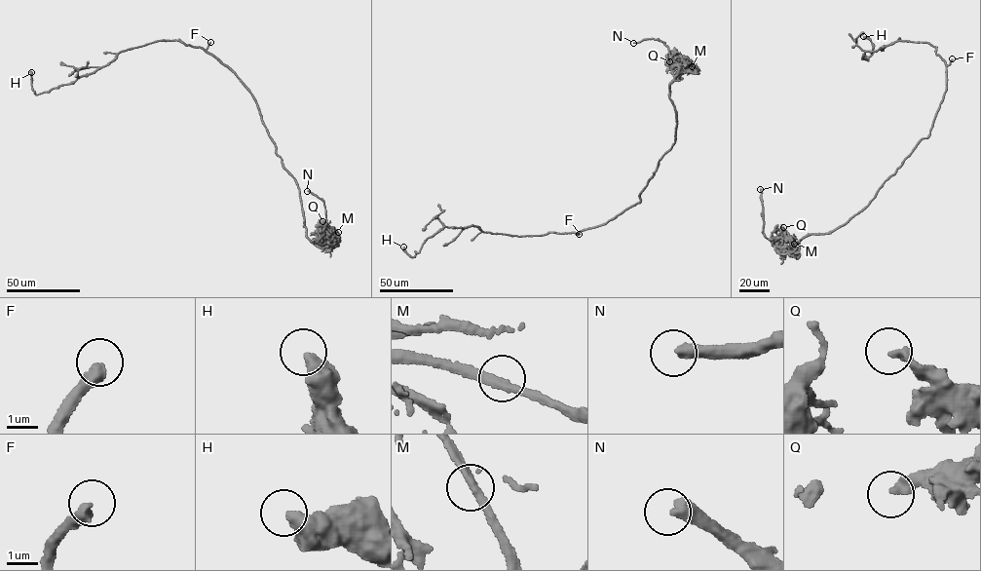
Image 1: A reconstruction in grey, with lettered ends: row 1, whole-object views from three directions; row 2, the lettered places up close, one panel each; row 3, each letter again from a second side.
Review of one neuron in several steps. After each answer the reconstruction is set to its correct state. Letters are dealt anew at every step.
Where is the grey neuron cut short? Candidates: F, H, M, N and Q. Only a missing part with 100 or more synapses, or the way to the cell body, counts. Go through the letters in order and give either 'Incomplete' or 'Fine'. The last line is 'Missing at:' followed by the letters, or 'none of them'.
F: Incomplete
H: Fine
M: Fine
N: Incomplete
Q: Fine
Missing at: F, N

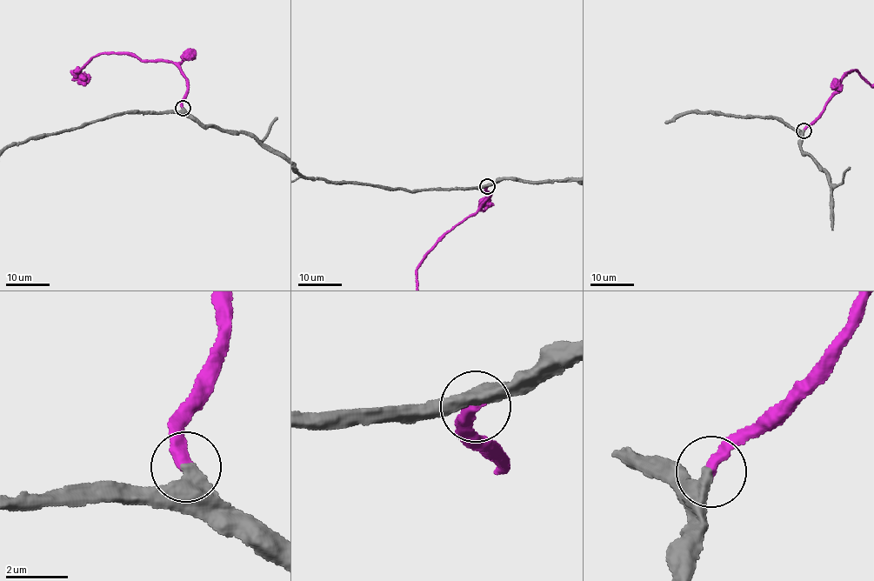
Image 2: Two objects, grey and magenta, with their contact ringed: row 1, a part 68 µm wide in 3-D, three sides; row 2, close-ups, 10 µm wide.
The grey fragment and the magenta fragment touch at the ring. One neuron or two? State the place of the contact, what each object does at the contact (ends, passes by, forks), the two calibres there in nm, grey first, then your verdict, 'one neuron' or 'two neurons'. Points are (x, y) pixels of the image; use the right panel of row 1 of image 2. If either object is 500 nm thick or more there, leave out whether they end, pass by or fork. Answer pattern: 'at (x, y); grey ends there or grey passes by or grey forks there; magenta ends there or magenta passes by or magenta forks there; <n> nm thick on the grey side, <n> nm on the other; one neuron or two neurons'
at (803, 130); 500 nm thick on the grey side, 400 nm on the other; one neuron

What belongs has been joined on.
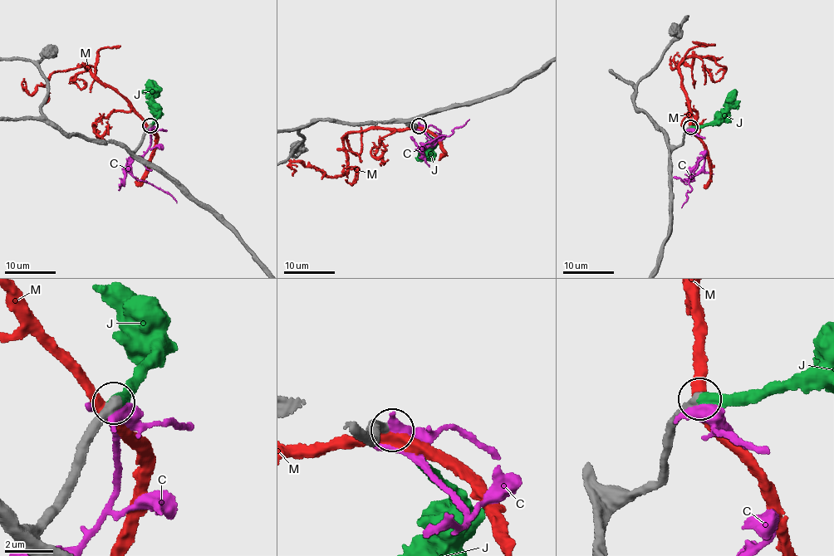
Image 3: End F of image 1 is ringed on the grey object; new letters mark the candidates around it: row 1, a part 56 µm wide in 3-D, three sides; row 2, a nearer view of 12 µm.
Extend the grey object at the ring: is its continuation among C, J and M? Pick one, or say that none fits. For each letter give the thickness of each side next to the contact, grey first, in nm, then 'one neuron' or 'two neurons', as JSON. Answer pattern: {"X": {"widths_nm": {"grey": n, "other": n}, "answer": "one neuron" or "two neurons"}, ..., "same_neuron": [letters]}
{"C": {"widths_nm": {"grey": 500, "other": 460}, "answer": "two neurons"}, "J": {"widths_nm": {"grey": 440, "other": 550}, "answer": "one neuron"}, "M": {"widths_nm": {"grey": 500, "other": 400}, "answer": "two neurons"}, "same_neuron": ["J"]}

